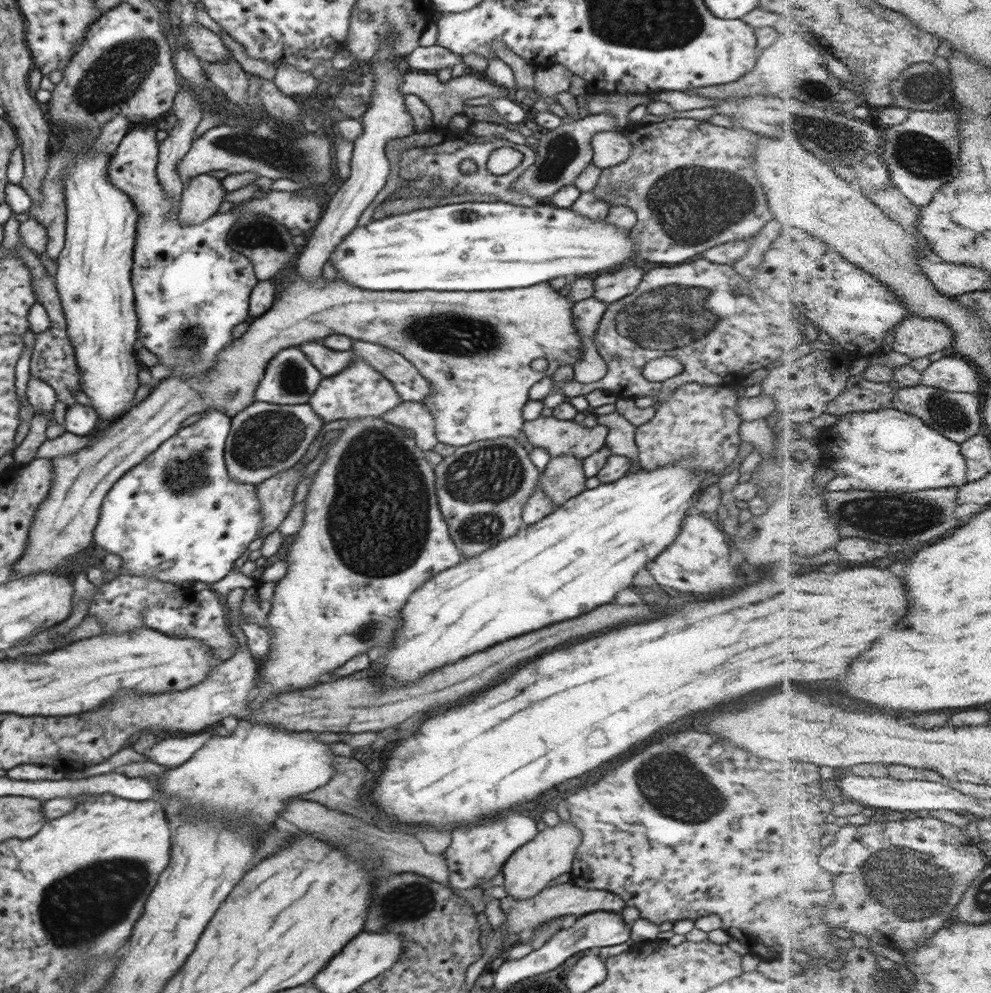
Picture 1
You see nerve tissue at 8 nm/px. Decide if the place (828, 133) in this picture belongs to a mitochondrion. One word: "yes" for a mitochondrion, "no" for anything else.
yes

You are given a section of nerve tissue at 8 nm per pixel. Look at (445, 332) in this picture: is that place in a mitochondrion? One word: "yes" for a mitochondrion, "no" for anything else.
yes

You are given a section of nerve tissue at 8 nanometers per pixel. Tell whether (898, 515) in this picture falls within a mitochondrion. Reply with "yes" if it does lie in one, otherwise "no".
yes

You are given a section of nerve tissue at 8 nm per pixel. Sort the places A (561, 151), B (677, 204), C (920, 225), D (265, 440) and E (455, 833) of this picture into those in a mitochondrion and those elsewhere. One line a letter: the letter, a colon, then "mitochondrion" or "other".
A: mitochondrion
B: mitochondrion
C: other
D: mitochondrion
E: other

